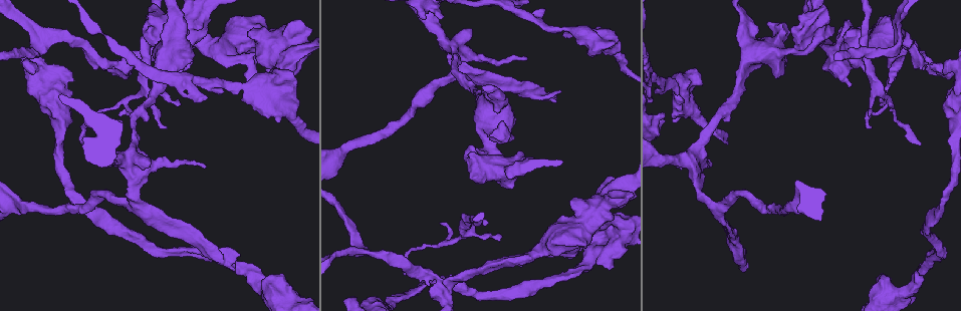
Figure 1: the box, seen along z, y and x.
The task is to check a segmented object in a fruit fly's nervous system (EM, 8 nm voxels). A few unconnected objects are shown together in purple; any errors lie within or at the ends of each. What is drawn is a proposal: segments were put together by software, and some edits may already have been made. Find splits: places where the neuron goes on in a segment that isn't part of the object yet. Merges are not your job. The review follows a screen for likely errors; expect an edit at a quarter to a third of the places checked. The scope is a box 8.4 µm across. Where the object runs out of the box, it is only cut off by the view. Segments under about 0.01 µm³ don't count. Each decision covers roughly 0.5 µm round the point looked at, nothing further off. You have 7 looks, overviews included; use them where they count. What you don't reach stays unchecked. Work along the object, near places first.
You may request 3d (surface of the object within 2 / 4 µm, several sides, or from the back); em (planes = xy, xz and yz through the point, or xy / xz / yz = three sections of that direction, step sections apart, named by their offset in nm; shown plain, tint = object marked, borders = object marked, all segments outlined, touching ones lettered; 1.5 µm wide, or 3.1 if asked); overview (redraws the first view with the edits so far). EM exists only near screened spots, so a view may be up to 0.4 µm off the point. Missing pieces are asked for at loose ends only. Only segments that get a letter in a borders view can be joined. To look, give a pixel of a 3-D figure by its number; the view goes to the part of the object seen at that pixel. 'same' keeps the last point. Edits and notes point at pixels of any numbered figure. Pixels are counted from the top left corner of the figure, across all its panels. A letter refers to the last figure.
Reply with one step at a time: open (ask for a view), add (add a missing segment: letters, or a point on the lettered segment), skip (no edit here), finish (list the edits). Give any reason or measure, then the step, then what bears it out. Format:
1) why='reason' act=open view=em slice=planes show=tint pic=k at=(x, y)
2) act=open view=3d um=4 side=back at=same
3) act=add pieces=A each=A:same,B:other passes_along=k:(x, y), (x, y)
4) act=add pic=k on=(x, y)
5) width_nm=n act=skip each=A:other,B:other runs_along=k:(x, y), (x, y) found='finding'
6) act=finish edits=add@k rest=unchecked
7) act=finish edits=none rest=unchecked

why='free end' act=open view=em slice=xy step=4 show=borders pic=1 at=(674, 114)

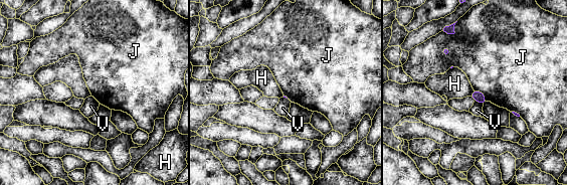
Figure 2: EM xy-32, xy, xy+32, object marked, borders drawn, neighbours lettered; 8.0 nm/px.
longest_contact=J:100nm act=skip each=H:other,J:other,V:other border=2:(444, 45), (450, 50), (447, 56) found='no lettered segment goes on from it'

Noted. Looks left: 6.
why='long arm stops here' act=open view=em slice=planes show=borders pic=1 at=(235, 264)

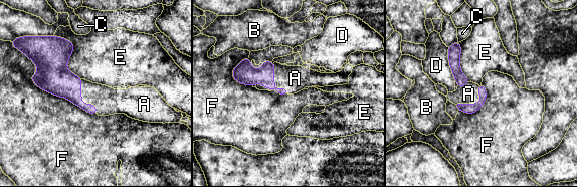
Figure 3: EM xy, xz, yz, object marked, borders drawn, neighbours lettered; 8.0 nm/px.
act=add pic=3 on=(108, 101) each=A:same,B:other,C:other,D:other,E:other,F:other passes_along=3:(58, 79), (80, 102), (108, 101) found='it goes on there'

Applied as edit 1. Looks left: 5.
why='an open end' act=open view=em slice=xy step=4 show=tint pic=1 at=(81, 143)

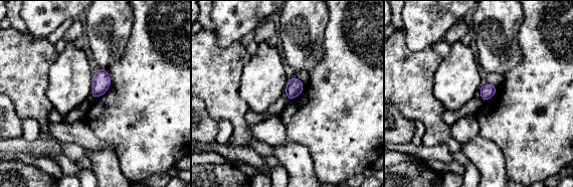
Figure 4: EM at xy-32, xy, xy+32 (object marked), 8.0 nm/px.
act=open view=em slice=planes show=borders at=same

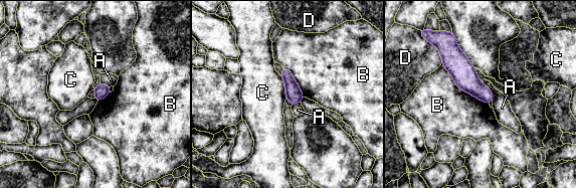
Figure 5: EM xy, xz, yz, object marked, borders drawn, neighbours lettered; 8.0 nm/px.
longest_contact=B:500nm act=skip each=A:other,B:other,C:other,D:other runs_along=5:(451, 44), (454, 61), (489, 100) found='no lettered segment goes on from it'

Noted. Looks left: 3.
act=finish edits=add@3 rest=unchecked

